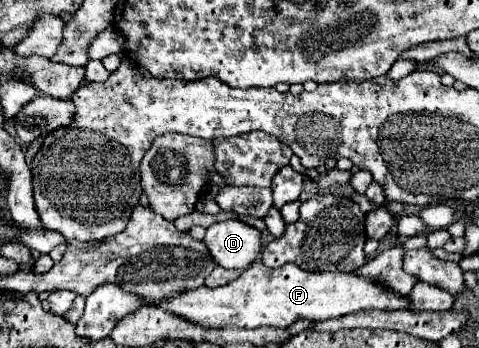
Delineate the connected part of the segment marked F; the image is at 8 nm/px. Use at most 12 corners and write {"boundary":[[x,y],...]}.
{"boundary":[[261,261],[159,307],[203,327],[291,327],[409,299],[357,273]]}

